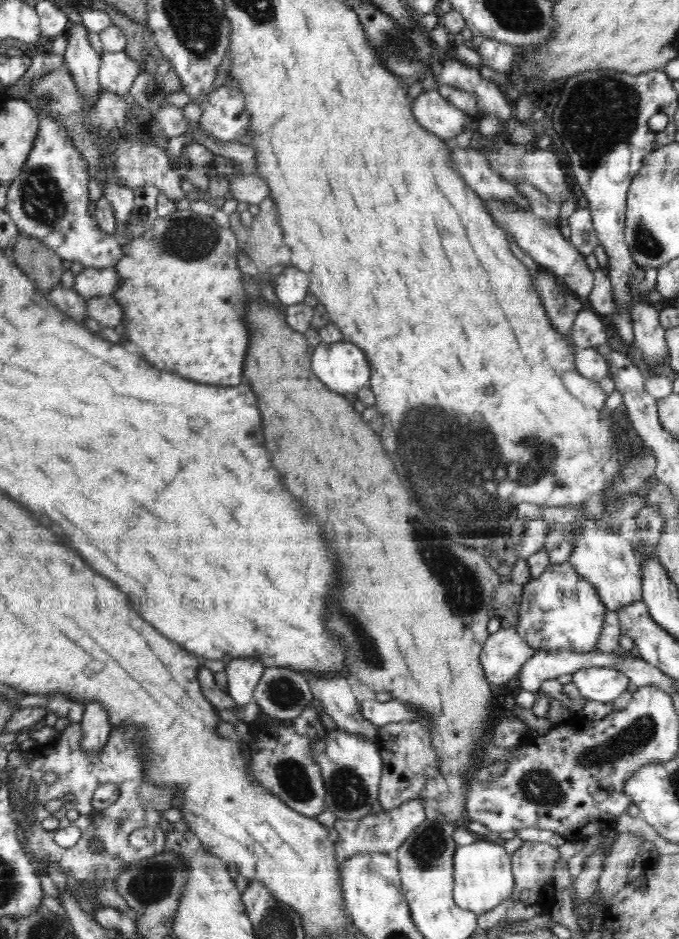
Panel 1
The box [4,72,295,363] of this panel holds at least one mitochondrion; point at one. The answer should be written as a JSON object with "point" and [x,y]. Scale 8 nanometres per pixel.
{"point":[46,212]}

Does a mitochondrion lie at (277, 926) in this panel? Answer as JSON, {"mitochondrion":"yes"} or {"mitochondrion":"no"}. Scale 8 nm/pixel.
{"mitochondrion":"yes"}

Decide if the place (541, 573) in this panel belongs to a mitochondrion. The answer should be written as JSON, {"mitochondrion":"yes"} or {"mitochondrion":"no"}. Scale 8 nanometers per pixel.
{"mitochondrion":"no"}

